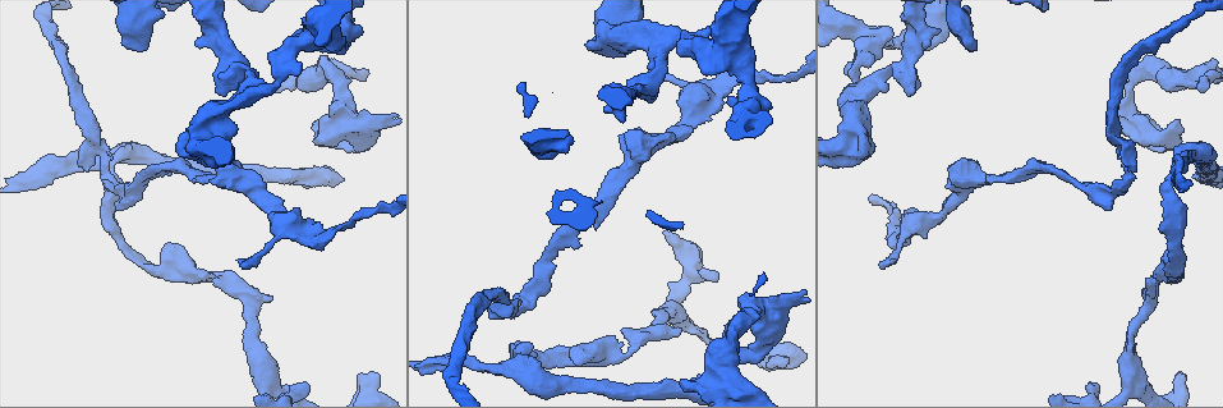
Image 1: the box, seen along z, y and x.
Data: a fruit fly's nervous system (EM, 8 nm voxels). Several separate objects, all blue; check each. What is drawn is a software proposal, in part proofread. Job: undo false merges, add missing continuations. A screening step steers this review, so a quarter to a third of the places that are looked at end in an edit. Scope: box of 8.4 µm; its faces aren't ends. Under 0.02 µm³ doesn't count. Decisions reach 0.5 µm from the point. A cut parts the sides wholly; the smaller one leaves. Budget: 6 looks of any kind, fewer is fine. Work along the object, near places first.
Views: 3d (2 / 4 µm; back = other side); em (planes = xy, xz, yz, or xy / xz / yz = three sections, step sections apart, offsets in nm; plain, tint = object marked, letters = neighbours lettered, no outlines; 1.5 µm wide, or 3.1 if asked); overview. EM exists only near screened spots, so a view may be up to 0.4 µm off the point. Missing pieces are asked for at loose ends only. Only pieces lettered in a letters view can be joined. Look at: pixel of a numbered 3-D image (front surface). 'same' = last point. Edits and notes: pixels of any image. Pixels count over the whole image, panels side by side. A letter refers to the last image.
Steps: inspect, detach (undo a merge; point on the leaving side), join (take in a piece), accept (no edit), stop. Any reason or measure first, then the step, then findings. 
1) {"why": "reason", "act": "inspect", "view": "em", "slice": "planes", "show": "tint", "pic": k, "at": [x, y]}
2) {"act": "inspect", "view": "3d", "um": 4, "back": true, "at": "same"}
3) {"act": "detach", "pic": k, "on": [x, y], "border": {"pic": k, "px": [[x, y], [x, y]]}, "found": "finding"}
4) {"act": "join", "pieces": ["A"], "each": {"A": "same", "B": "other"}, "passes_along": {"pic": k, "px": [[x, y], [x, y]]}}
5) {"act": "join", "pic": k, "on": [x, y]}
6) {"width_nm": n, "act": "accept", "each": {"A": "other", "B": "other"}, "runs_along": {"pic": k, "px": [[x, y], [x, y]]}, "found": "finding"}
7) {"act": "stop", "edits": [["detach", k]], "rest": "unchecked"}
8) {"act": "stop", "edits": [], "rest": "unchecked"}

{"why": "sudden change in width", "act": "inspect", "view": "em", "slice": "planes", "show": "plain", "pic": 1, "at": [133, 35]}

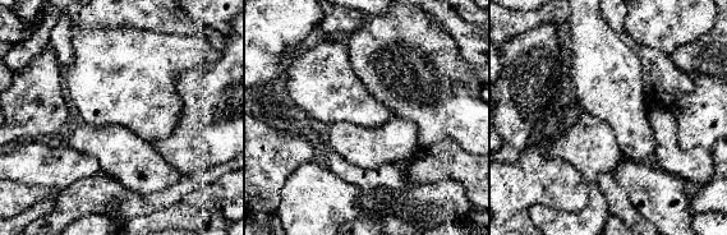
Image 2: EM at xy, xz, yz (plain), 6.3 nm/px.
{"act": "inspect", "view": "em", "slice": "planes", "show": "tint", "at": "same"}

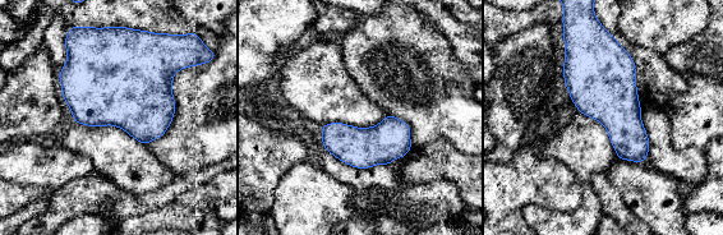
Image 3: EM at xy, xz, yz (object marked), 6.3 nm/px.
{"why": "what lies round it", "act": "inspect", "view": "em", "slice": "planes", "show": "letters", "at": "same"}

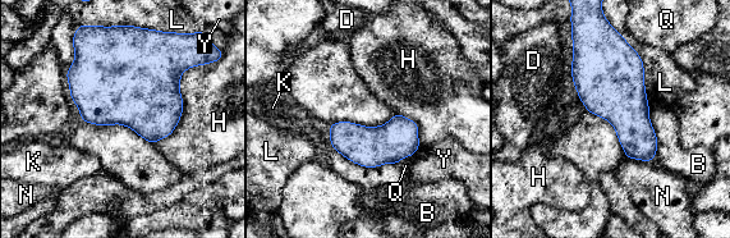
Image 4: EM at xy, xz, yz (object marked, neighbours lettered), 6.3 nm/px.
{"width_nm": 300, "act": "accept", "each": {"B": "other", "D": "other", "H": "other", "K": "other", "L": "other", "N": "other", "Q": "other", "Y": "other"}, "found": "continuous, no second cell"}

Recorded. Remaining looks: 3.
{"act": "inspect", "view": "3d", "um": 2, "back": true, "pic": 1, "at": [734, 82]}

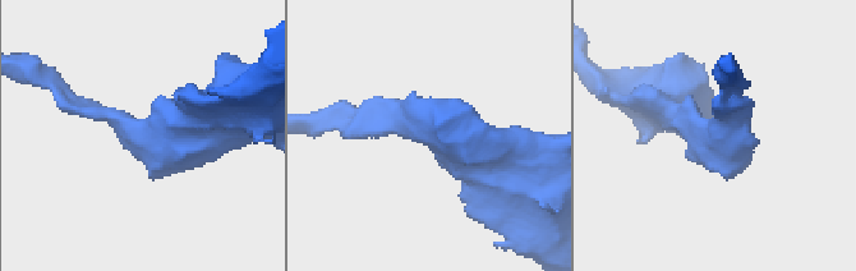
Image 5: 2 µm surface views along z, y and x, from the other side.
{"act": "inspect", "view": "em", "slice": "yz", "step": 8, "show": "tint", "pic": 5, "at": [135, 138]}

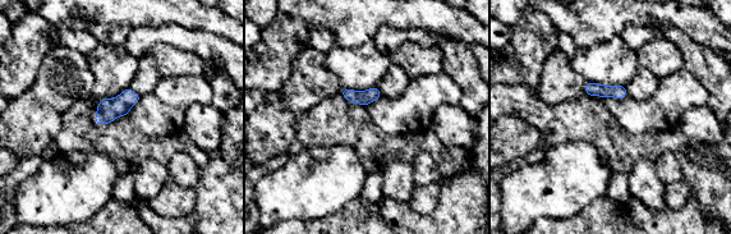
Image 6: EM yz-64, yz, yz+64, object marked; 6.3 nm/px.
{"act": "inspect", "view": "em", "slice": "planes", "show": "letters", "at": "same"}

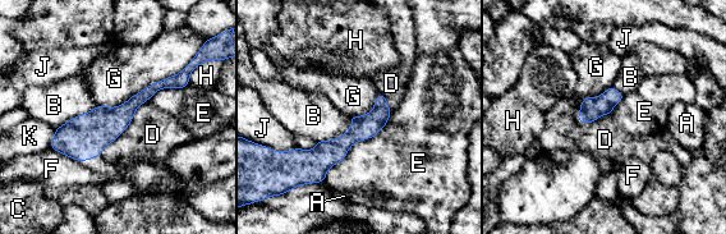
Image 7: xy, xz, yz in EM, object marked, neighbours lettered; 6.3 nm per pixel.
{"act": "accept", "each": {"A": "other", "B": "other", "C": "other", "D": "other", "E": "other", "F": "other", "G": "other", "H": "other", "J": "other", "K": "other"}, "runs_along": {"pic": 7, "px": [[178, 77], [115, 120], [54, 145]]}, "found": "one cell here"}

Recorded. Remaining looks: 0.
{"act": "stop", "edits": [], "rest": "unchecked"}

